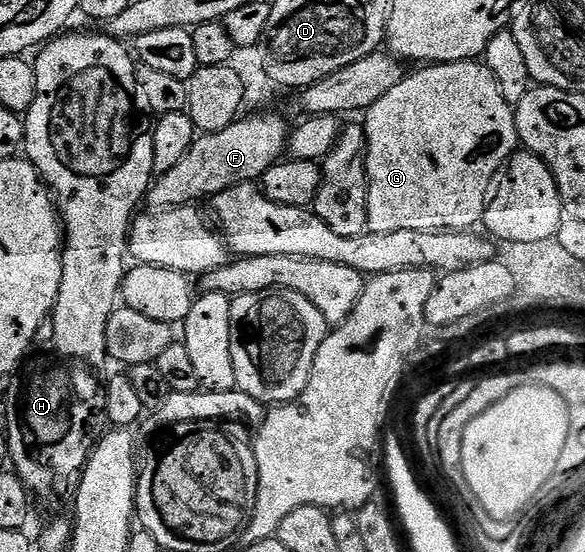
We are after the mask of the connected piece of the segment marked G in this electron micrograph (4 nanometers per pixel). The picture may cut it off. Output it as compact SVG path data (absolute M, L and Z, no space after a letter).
M463 61L460 63L436 63L423 66L415 75L407 74L396 85L396 89L388 89L376 105L372 105L364 113L366 128L366 218L367 228L376 233L396 233L399 229L416 229L417 231L470 231L483 222L486 205L492 194L492 184L496 176L505 168L506 160L519 150L518 130L514 120L514 107L500 93L500 85L496 85L496 77L487 69L482 61Z

